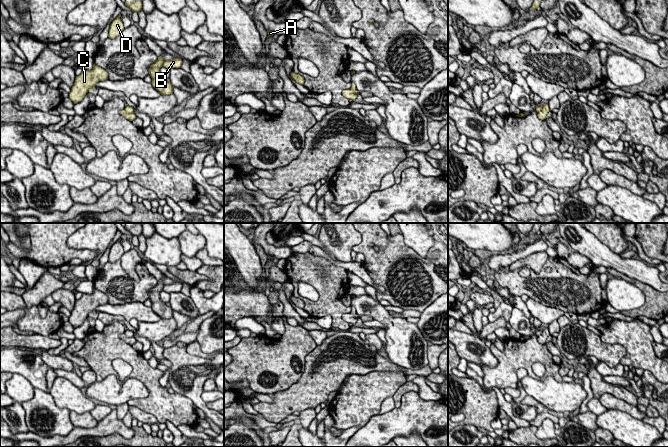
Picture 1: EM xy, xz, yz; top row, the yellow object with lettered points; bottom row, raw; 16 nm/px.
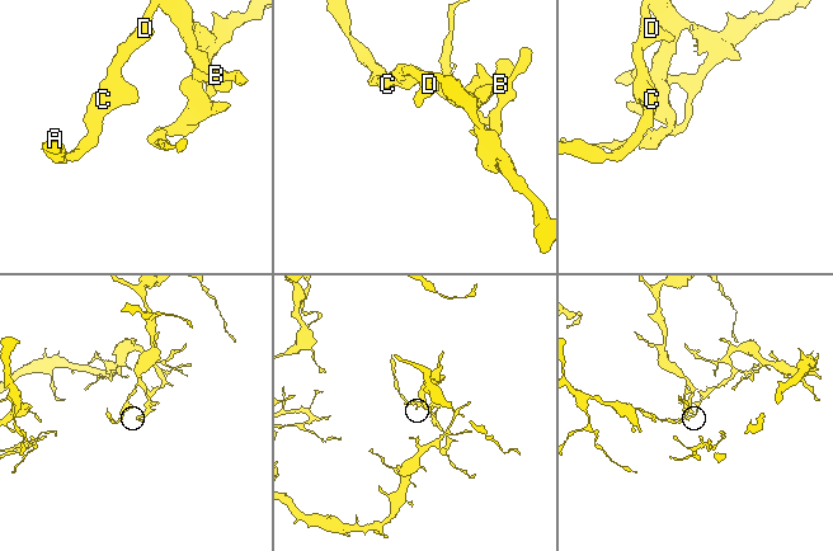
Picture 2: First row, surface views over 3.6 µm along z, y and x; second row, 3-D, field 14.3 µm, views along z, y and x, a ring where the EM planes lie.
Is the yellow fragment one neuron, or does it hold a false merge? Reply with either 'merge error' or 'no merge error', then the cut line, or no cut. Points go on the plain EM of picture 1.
merge error; cut in xy along (164, 284), (161, 290)

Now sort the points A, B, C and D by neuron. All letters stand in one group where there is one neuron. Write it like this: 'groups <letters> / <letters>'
groups A C D / B

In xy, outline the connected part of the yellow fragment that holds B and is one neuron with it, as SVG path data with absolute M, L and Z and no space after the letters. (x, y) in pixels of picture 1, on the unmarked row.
M174 282L174 283L171 283L171 284L164 285L162 291L165 291L165 292L170 294L172 292L181 292L182 288L183 288L182 283Z

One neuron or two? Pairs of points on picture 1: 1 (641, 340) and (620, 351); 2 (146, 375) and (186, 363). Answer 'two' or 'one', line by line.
1: two
2: two

